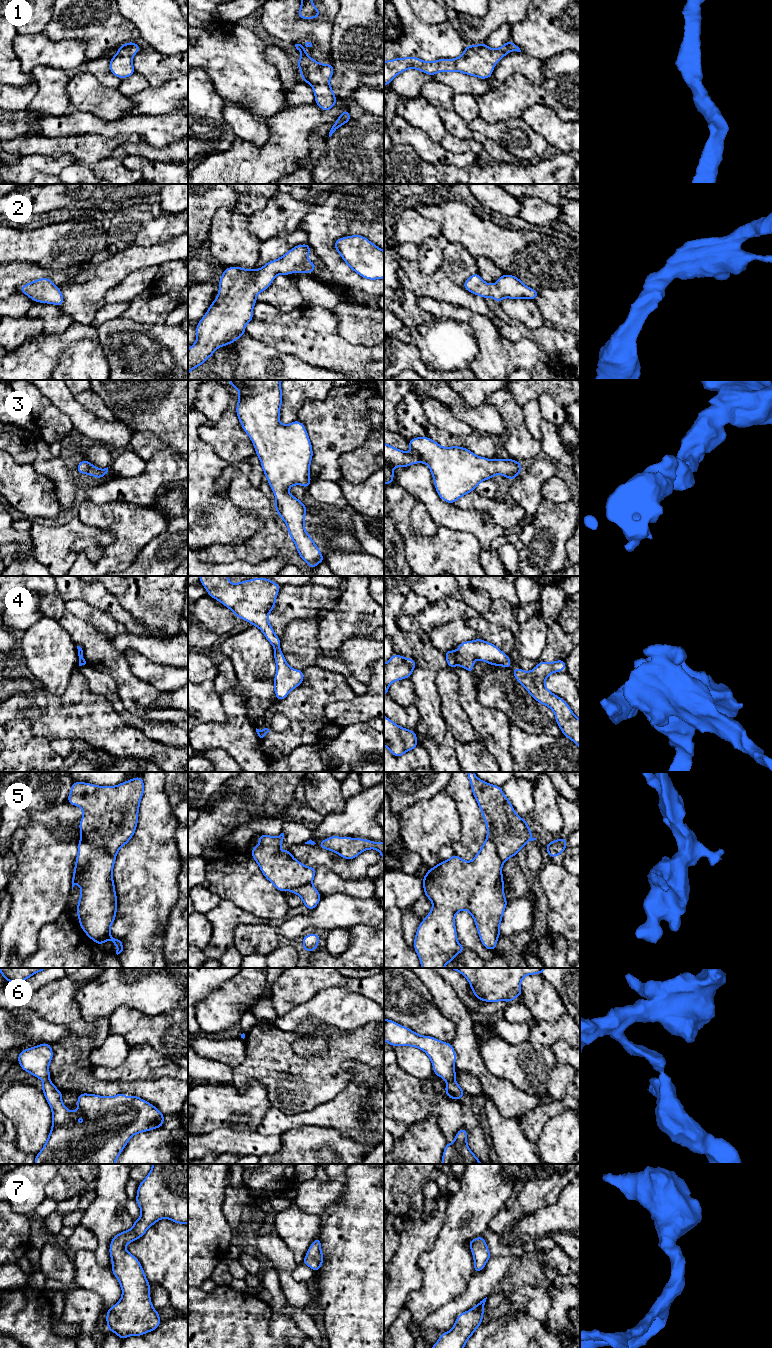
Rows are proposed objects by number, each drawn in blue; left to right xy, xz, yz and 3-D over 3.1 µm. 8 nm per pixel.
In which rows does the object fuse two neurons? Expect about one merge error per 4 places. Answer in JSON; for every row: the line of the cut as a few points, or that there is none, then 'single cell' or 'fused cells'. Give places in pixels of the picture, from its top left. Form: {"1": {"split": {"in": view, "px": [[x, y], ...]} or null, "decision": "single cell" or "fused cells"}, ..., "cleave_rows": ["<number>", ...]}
{"1": {"split": null, "decision": "single cell"}, "2": {"split": null, "decision": "single cell"}, "3": {"split": null, "decision": "single cell"}, "4": {"split": {"in": "yz", "px": [[455, 653], [457, 664]]}, "decision": "fused cells"}, "5": {"split": {"in": "xy", "px": [[81, 837], [115, 857]]}, "decision": "fused cells"}, "6": {"split": {"in": "yz", "px": [[454, 1079], [448, 1082]]}, "decision": "fused cells"}, "7": {"split": null, "decision": "single cell"}, "cleave_rows": ["4", "5", "6"]}

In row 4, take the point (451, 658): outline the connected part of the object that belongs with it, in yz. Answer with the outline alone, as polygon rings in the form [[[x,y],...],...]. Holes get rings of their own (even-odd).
[[[448,650],[444,653],[447,664],[450,668],[454,668],[457,665],[457,656],[453,650]]]

